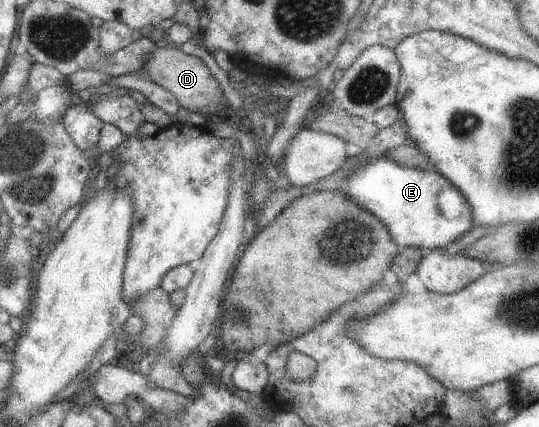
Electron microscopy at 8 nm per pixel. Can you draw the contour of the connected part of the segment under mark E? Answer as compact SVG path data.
M388 157L372 159L364 165L358 165L352 173L342 179L342 187L338 188L344 197L348 197L364 211L376 215L384 223L392 241L399 248L415 247L418 249L444 249L448 243L462 237L472 229L472 217L467 199L443 175L428 167L404 167L394 163Z

